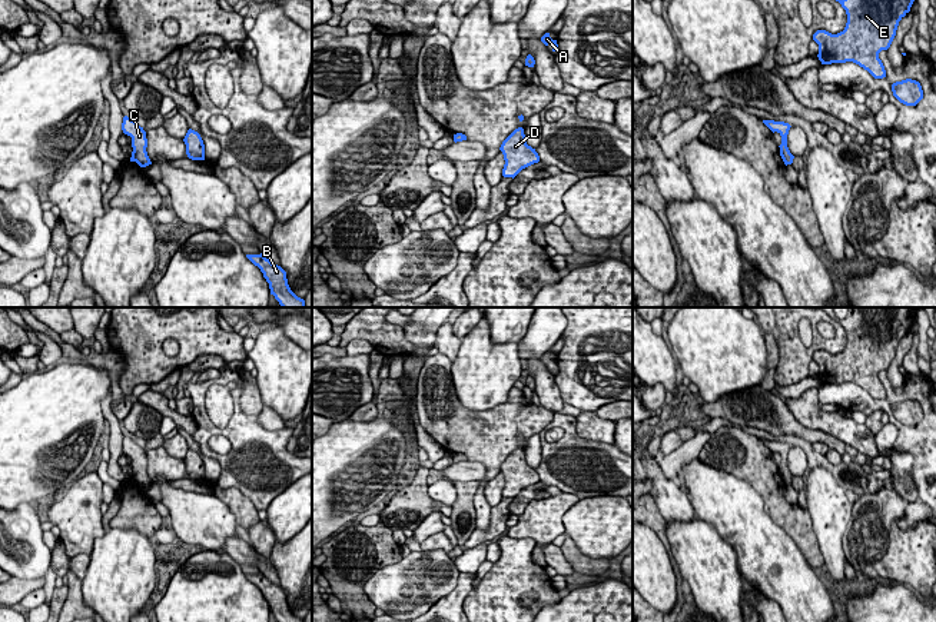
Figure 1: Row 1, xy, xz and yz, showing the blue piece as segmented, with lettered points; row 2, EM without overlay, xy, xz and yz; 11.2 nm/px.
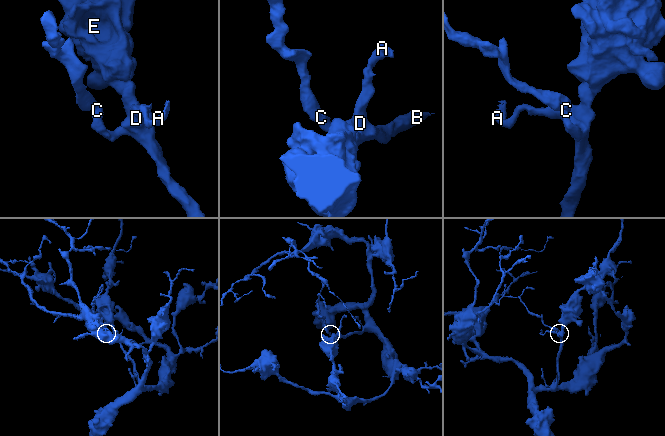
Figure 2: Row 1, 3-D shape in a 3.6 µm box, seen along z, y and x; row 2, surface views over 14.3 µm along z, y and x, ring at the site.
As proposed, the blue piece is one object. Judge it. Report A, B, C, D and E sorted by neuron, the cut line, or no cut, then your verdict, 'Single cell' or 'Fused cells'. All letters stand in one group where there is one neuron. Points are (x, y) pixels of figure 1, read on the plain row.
Groups: A B C D E. No split. Single cell

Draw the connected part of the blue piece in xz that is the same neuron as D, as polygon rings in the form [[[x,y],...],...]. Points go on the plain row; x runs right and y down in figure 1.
[[[515,449],[501,465],[499,470],[504,475],[504,498],[515,498],[522,489],[538,483],[540,476],[531,466],[525,462],[524,449]]]

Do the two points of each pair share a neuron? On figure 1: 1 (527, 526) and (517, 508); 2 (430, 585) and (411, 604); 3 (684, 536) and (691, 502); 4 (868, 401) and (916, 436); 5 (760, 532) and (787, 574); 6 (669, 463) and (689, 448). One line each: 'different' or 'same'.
1: different
2: same
3: different
4: same
5: same
6: same

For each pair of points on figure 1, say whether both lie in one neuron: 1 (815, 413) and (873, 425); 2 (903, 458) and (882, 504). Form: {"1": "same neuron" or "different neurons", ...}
{"1": "different neurons", "2": "different neurons"}

